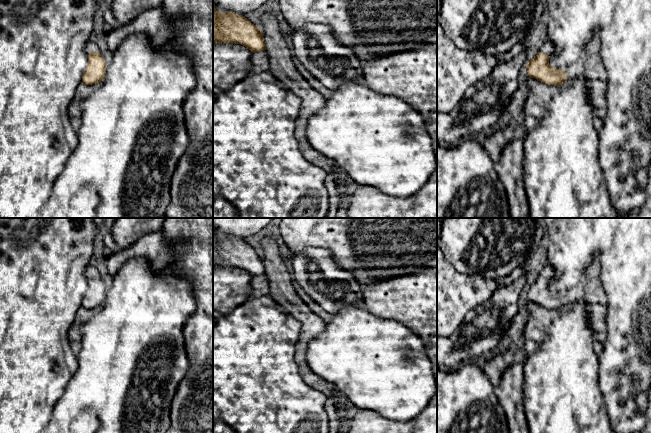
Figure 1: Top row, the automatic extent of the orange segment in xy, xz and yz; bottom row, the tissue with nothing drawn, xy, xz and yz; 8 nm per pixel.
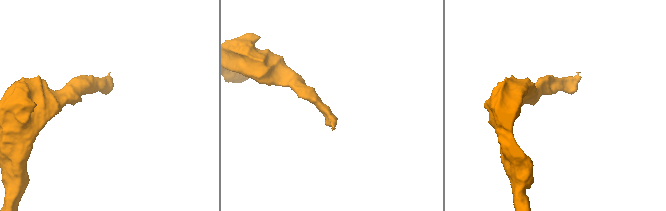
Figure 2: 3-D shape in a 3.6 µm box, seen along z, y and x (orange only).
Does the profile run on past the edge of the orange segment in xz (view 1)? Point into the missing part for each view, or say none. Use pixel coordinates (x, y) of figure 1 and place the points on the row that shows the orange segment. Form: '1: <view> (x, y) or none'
1: none

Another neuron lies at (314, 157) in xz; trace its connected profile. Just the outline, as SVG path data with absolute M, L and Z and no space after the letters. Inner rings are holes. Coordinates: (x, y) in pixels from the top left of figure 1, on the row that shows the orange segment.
M270 12L262 16L259 28L270 58L270 72L302 100L294 135L303 157L309 163L328 172L339 168L333 160L316 151L306 137L306 128L311 113L320 110L326 104L327 99L299 73L292 58L293 53L289 47L289 41L281 33L276 18Z

